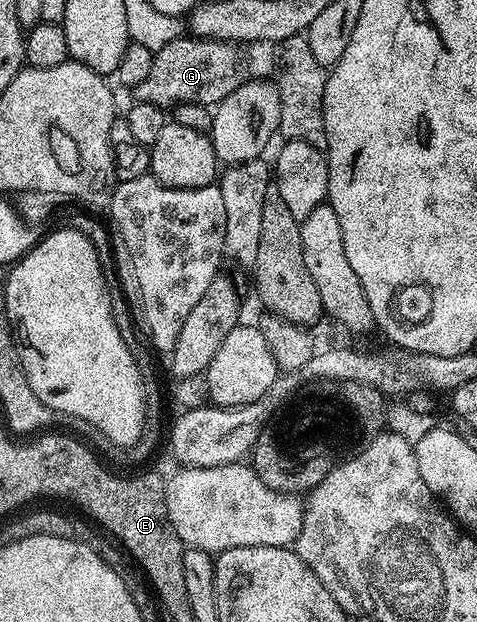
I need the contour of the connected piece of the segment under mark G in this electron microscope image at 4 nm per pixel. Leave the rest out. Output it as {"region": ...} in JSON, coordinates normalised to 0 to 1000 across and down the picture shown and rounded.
{"region":[[[384,59],[369,66],[352,66],[344,79],[323,84],[323,103],[310,116],[310,125],[294,130],[285,153],[300,166],[317,166],[342,175],[363,174],[367,167],[407,164],[430,169],[453,169],[486,150],[486,143],[503,143],[503,137],[520,125],[516,95],[493,71],[455,59]]]}

